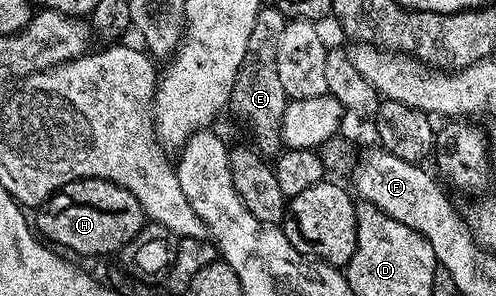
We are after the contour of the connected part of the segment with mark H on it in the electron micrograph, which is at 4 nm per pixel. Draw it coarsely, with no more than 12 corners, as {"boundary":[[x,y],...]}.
{"boundary":[[63,188],[37,210],[44,241],[81,255],[118,253],[139,233],[125,210]]}

